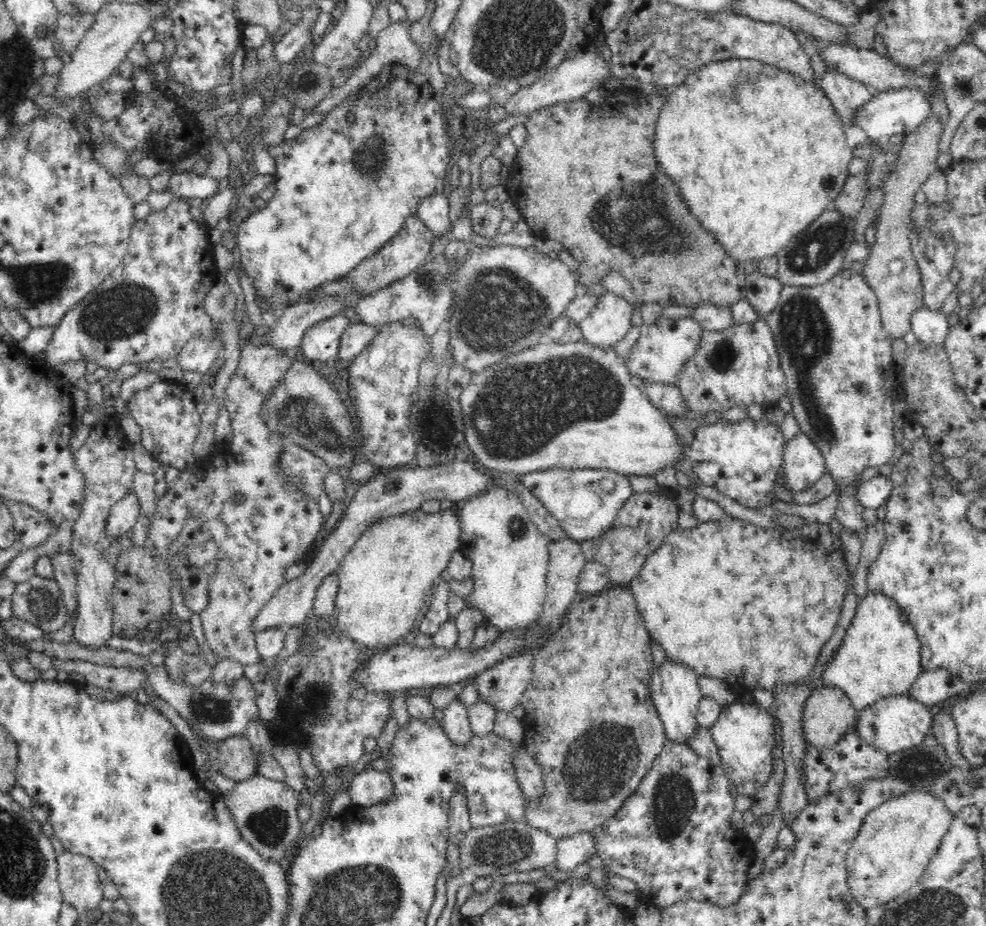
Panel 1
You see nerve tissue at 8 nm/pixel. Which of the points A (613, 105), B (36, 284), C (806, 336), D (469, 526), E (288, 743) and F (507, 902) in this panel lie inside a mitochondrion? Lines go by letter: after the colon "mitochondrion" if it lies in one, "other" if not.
A: other
B: mitochondrion
C: mitochondrion
D: other
E: other
F: other

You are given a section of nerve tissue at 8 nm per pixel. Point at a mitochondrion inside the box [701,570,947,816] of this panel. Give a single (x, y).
(926, 767)

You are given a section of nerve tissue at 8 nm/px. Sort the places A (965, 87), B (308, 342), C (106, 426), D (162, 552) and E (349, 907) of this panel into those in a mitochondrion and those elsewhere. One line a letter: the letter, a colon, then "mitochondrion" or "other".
A: other
B: other
C: other
D: other
E: mitochondrion

